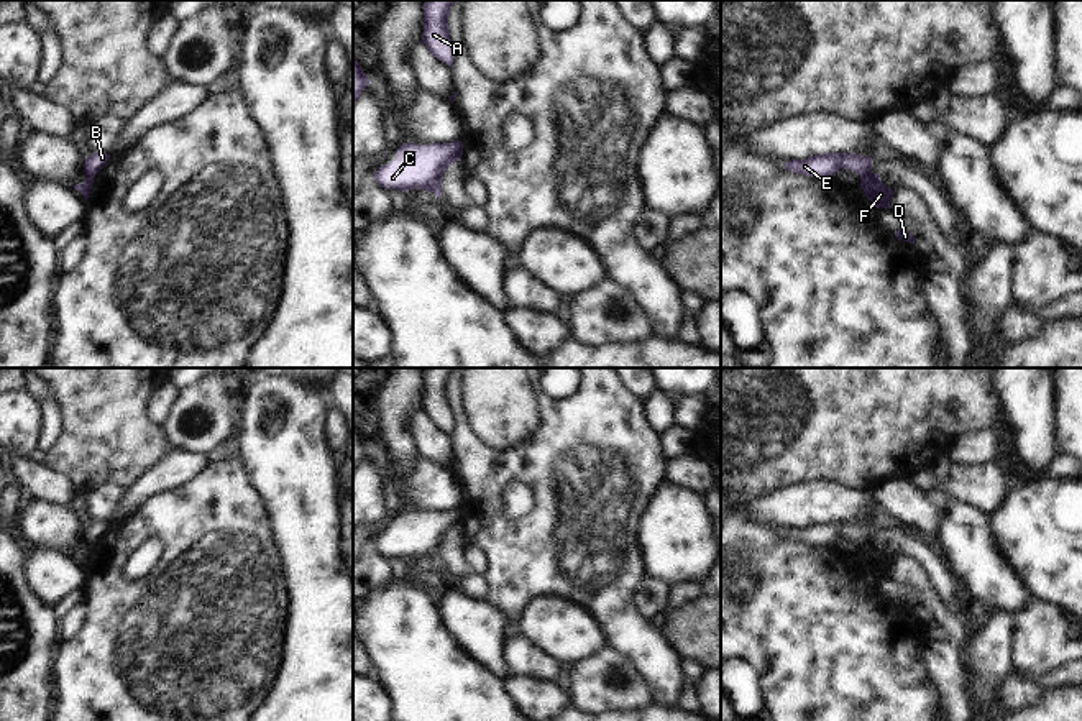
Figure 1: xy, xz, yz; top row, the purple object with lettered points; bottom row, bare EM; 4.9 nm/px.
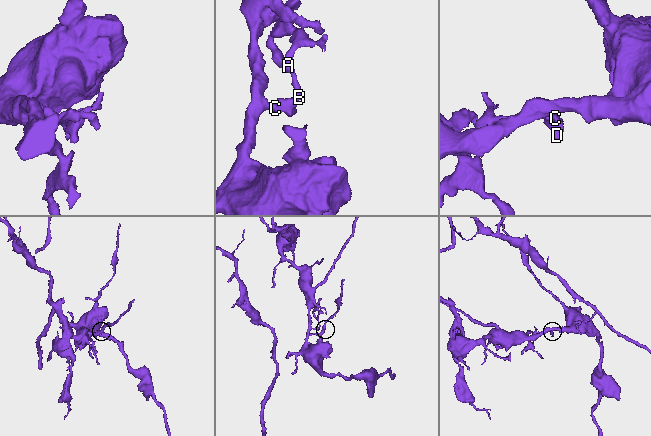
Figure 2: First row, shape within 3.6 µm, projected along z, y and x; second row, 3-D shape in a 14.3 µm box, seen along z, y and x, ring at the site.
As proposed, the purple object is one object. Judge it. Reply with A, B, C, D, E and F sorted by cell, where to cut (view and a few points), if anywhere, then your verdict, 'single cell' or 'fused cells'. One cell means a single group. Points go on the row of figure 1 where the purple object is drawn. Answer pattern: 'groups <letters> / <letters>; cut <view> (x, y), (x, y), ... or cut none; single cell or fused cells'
groups A B E / C D F; cut yz (871, 171), (861, 179); fused cells

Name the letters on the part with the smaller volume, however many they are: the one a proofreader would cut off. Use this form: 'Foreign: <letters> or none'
Foreign: A, B, E

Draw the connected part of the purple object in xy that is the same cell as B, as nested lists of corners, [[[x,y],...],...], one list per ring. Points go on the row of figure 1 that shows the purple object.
[[[103,151],[92,153],[84,164],[84,172],[87,177],[95,177],[95,174],[107,164],[110,154]]]

